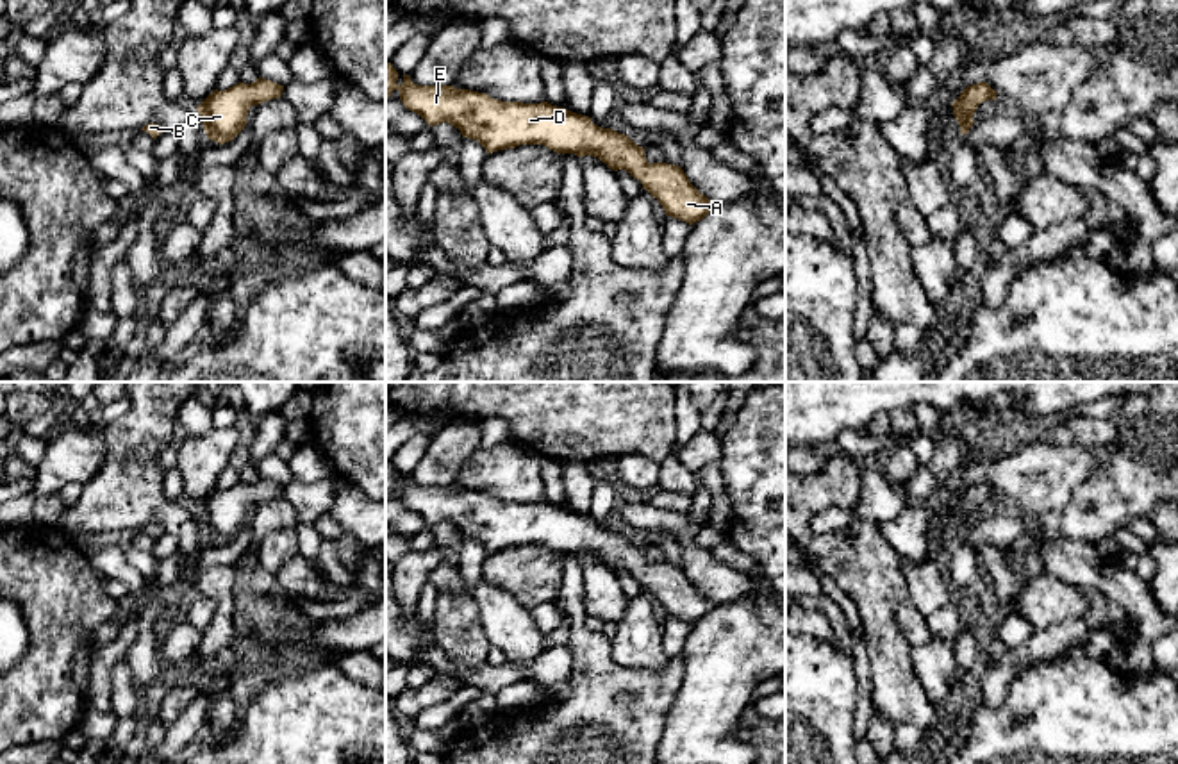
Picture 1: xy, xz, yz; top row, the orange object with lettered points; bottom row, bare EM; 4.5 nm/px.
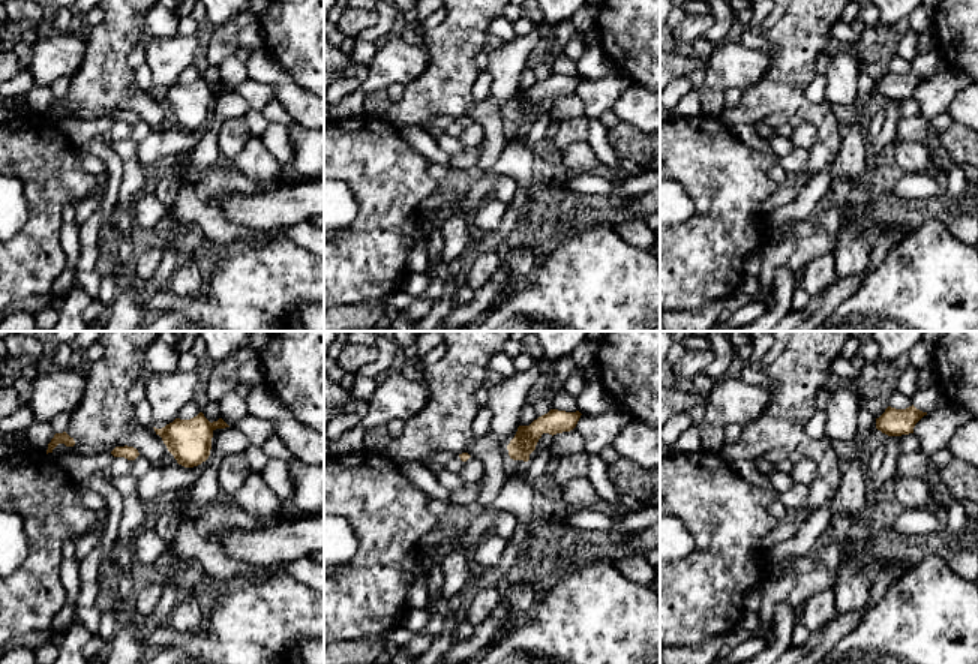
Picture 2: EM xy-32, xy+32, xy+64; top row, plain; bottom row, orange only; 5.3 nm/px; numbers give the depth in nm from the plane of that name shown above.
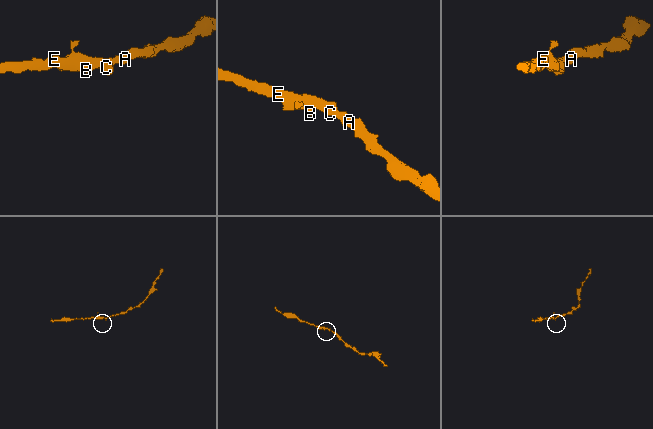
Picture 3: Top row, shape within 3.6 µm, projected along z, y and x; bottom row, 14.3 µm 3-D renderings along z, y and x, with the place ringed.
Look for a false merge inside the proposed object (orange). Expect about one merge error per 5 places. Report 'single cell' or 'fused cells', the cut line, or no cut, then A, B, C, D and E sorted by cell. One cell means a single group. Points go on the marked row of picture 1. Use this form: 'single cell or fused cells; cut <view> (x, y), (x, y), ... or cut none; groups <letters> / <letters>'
single cell; cut none; groups A B C D E

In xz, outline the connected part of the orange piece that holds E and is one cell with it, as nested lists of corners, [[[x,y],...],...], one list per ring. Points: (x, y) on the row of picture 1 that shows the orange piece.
[[[386,62],[386,100],[394,89],[405,109],[419,114],[430,127],[443,121],[477,139],[487,154],[519,145],[544,145],[557,154],[593,155],[610,170],[625,170],[659,200],[666,216],[689,225],[703,220],[718,205],[701,195],[684,170],[668,162],[650,164],[644,148],[628,136],[601,129],[589,116],[548,102],[502,102],[485,93],[453,86],[418,86],[409,75],[398,86],[398,71]]]

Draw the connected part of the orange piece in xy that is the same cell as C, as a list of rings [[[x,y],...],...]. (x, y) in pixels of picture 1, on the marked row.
[[[257,79],[252,84],[239,82],[225,91],[214,89],[198,107],[207,139],[220,145],[232,141],[248,123],[252,105],[280,98],[284,86]]]

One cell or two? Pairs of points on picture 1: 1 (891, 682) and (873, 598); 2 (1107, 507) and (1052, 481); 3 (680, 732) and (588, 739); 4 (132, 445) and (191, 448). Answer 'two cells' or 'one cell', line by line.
1: one cell
2: two cells
3: two cells
4: two cells

